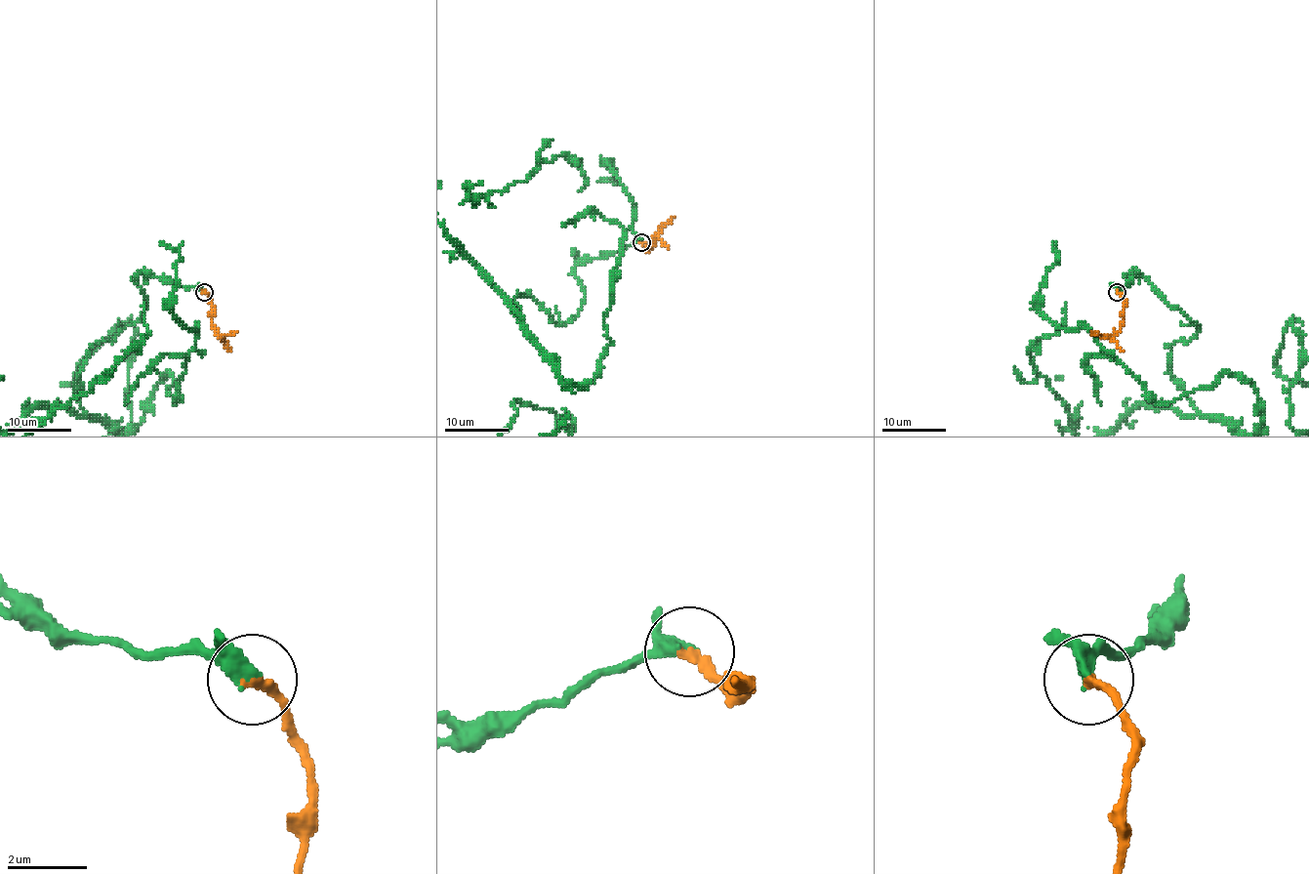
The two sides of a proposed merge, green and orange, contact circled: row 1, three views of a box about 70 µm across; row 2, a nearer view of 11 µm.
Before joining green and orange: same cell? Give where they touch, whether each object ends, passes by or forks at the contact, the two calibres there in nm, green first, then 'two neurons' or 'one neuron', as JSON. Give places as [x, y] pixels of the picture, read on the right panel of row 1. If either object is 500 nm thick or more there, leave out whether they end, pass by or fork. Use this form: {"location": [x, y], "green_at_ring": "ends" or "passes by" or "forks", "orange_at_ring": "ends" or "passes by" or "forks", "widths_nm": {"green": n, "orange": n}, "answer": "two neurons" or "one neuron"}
{"location": [1117, 292], "green_at_ring": "passes by", "orange_at_ring": "ends", "widths_nm": {"green": 260, "orange": 260}, "answer": "one neuron"}

